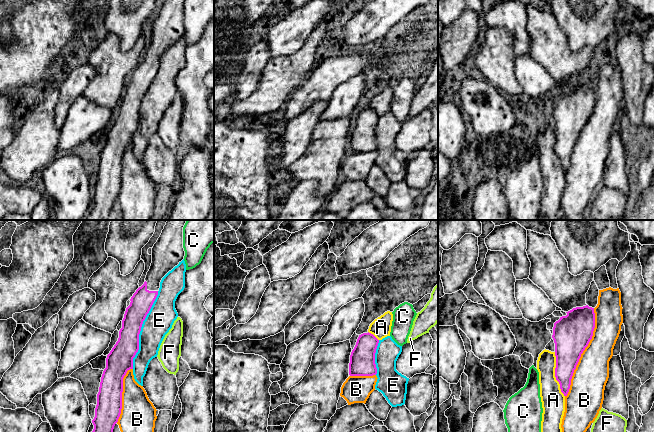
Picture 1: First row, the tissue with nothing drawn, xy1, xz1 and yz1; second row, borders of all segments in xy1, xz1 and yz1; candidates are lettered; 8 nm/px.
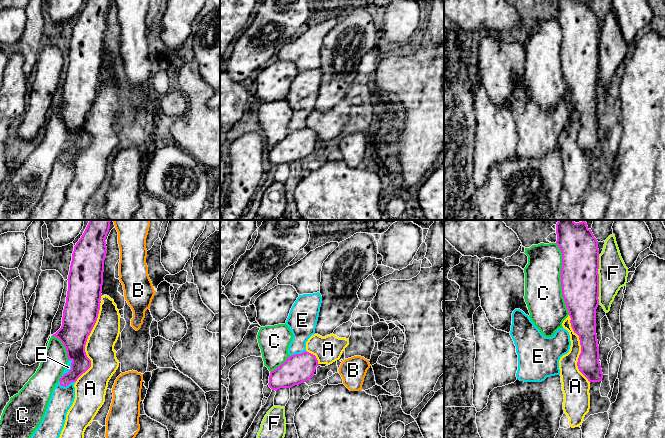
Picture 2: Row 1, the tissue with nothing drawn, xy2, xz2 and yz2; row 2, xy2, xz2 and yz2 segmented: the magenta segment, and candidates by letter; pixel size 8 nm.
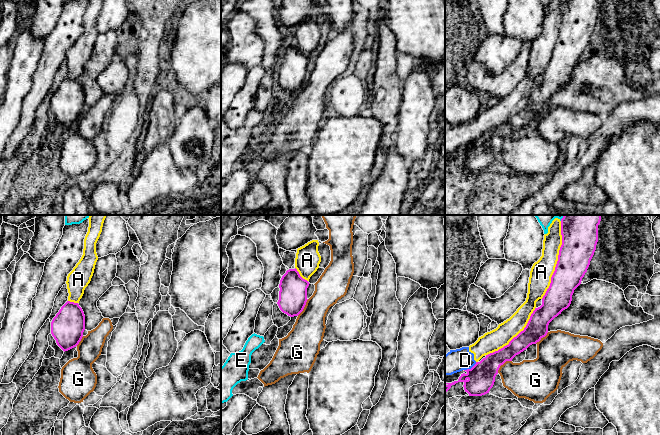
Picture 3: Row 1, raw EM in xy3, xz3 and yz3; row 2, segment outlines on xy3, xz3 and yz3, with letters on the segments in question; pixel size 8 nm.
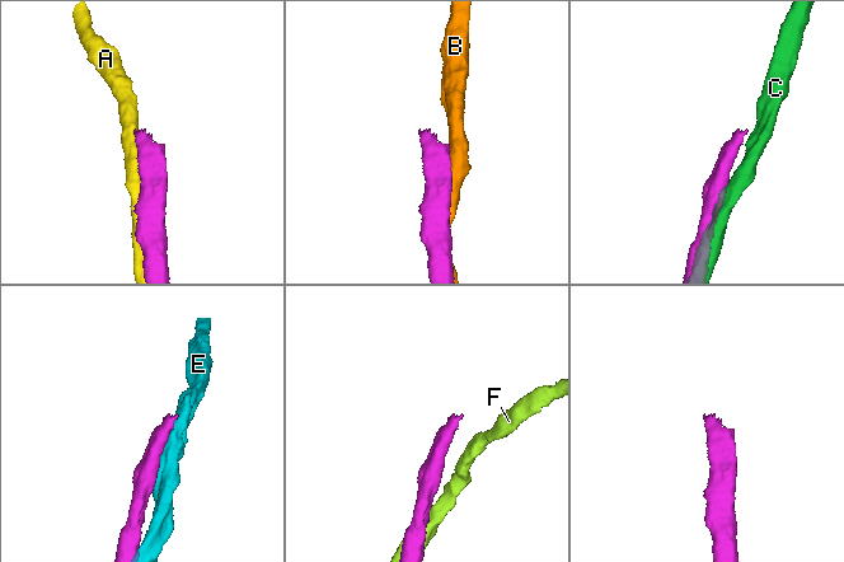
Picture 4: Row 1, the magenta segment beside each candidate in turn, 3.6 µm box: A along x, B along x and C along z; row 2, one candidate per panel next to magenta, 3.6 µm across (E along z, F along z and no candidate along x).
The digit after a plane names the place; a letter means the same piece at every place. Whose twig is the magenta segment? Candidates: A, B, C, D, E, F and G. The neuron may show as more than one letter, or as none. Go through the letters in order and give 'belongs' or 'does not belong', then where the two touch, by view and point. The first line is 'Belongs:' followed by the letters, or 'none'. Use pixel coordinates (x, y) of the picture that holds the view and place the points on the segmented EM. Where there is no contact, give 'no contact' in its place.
Belongs: none
A: does not belong; meets magenta in xy2 at (85, 343)
B: does not belong; meets magenta in yz1 at (582, 352)
C: does not belong; meets magenta in yz2 at (561, 279)
D: does not belong; meets magenta in yz3 at (471, 368)
E: does not belong; meets magenta in xy1 at (140, 330)
F: does not belong; meets magenta in yz2 at (598, 279)
G: does not belong; meets magenta in yz3 at (502, 364)

